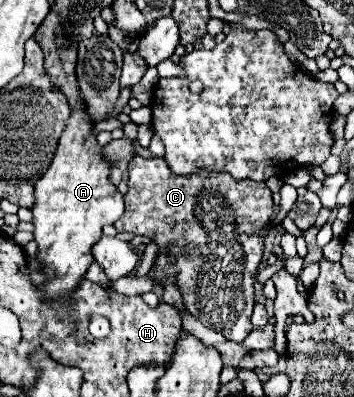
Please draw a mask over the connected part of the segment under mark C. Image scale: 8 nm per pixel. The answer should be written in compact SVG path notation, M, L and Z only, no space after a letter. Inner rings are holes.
M136 157L128 167L128 175L128 193L124 195L126 211L114 223L114 227L118 231L144 235L156 241L160 253L156 257L154 281L164 285L166 277L174 275L176 285L182 291L184 305L192 317L222 333L230 341L244 341L252 331L250 315L254 309L254 283L264 249L264 237L258 235L258 231L264 229L274 215L272 191L266 187L266 183L256 183L250 179L238 181L230 173L202 169L186 177L176 175L170 171L164 157ZM164 249L170 249L170 255L164 255Z

